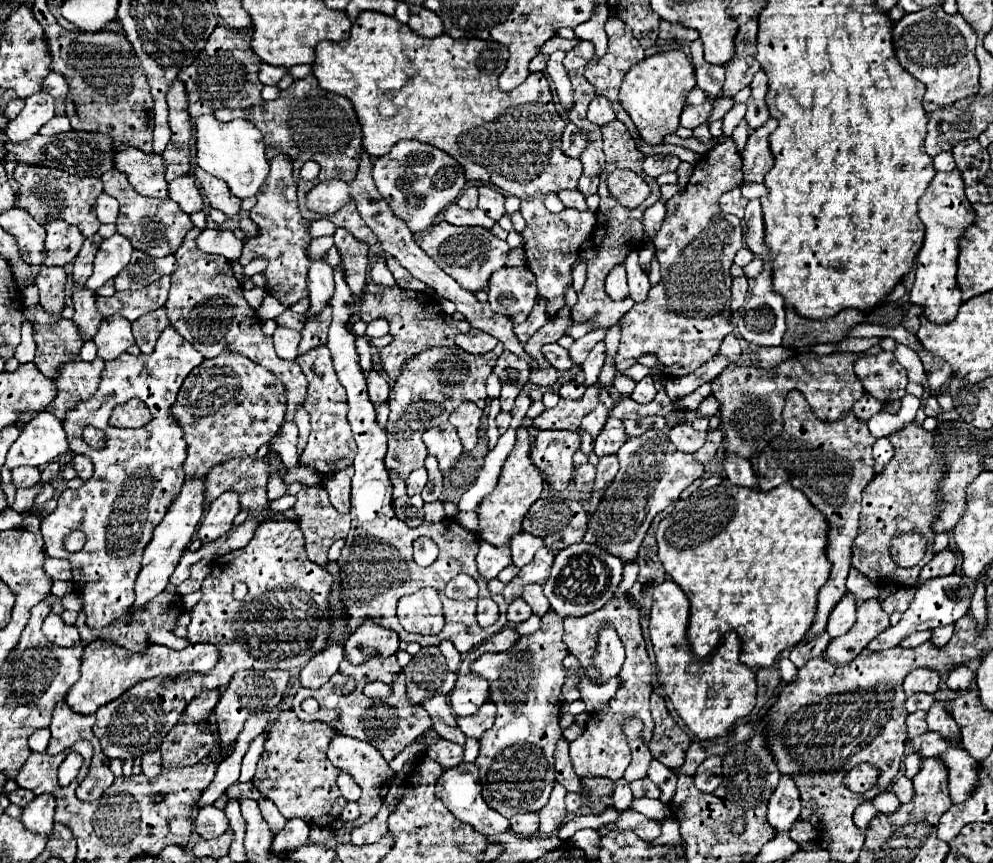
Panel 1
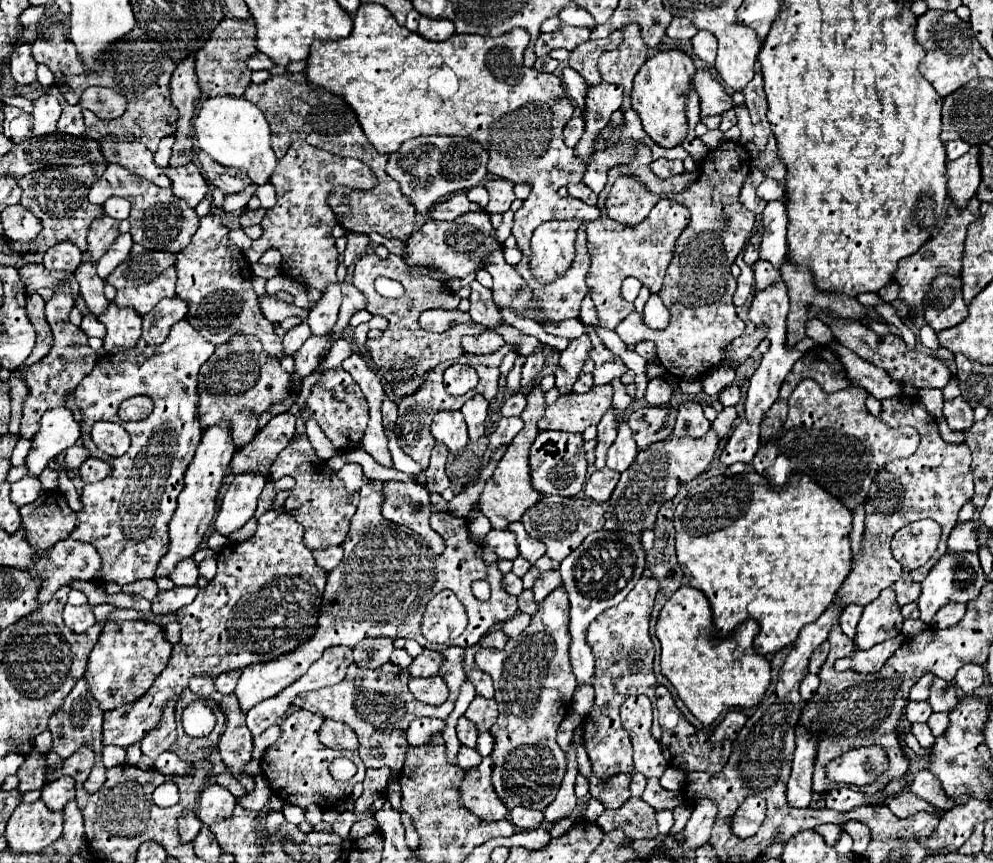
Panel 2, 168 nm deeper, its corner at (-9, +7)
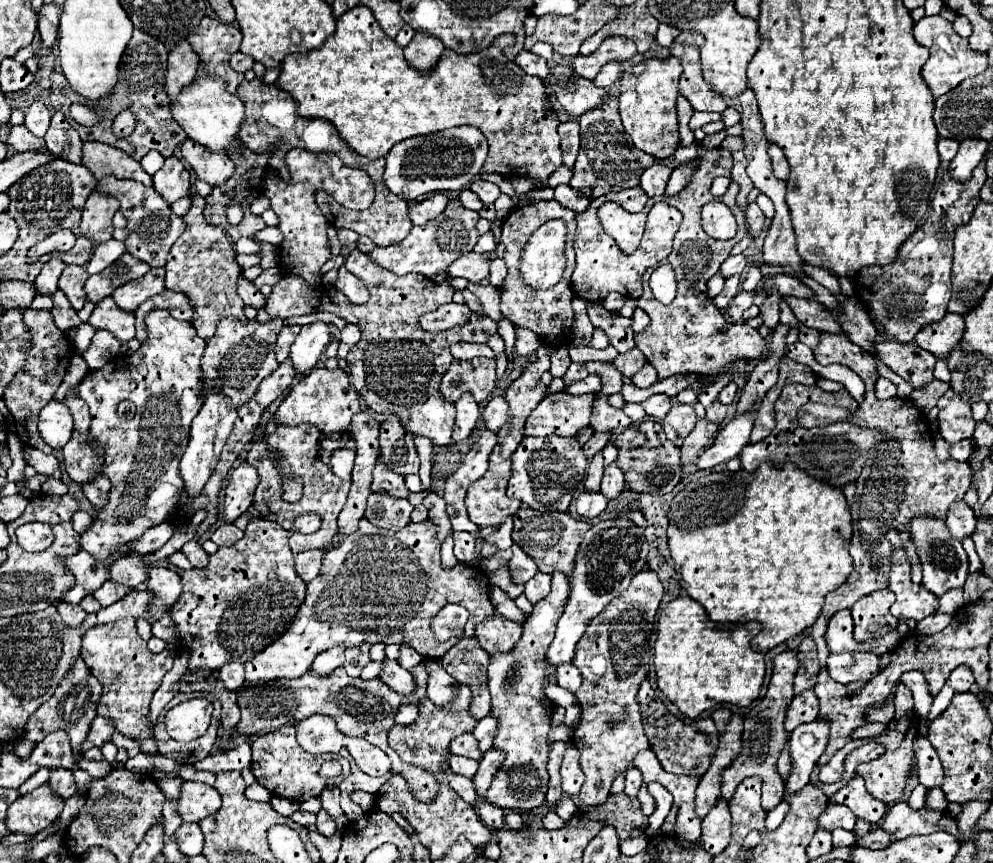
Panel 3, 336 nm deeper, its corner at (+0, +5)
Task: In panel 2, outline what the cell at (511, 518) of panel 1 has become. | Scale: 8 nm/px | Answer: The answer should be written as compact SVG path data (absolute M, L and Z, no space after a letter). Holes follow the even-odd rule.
M533 385L533 389L527 393L527 407L521 413L523 419L523 429L519 431L519 435L511 441L511 445L507 447L507 451L503 453L501 461L497 463L497 469L493 471L493 475L487 479L481 495L479 495L479 507L481 513L491 521L493 529L507 529L509 523L519 521L521 515L539 501L539 493L531 487L531 477L529 477L529 449L531 443L535 441L539 429L537 429L537 421L543 417L547 409L545 403L545 391L541 391L539 385Z

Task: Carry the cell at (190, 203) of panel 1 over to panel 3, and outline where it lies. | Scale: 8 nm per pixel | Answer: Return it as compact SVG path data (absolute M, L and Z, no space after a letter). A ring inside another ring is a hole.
M168 157L152 179L154 189L164 197L166 203L174 203L190 195L190 173L176 157Z

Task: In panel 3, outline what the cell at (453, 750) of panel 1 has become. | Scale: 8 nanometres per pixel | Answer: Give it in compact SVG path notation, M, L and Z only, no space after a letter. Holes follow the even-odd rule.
M452 755L450 767L454 773L460 773L464 777L472 777L472 773L476 773L476 769L478 769L478 761L468 759L468 757L460 757L460 755Z

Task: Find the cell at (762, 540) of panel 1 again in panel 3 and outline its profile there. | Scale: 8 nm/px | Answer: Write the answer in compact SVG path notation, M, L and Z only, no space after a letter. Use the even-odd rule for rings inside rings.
M762 463L756 473L744 469L736 473L708 473L676 493L668 519L668 547L686 593L698 601L716 623L762 623L762 631L752 639L752 649L760 653L766 653L812 627L820 615L826 593L840 587L854 569L848 553L852 521L844 493L816 481L796 469L796 465L774 467Z

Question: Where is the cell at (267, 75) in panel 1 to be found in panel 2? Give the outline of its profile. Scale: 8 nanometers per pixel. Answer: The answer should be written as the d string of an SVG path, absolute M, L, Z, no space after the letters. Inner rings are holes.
M257 51L257 53L253 53L249 59L247 59L247 67L251 69L251 71L261 71L261 69L269 69L273 65L273 61L265 55L265 53L261 53L261 51Z

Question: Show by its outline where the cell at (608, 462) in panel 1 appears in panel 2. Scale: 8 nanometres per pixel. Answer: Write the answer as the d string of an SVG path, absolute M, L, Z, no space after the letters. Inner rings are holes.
M607 467L593 471L593 475L585 483L585 495L597 503L605 503L605 501L609 501L611 493L617 485L617 479L619 479L619 473L611 471Z

